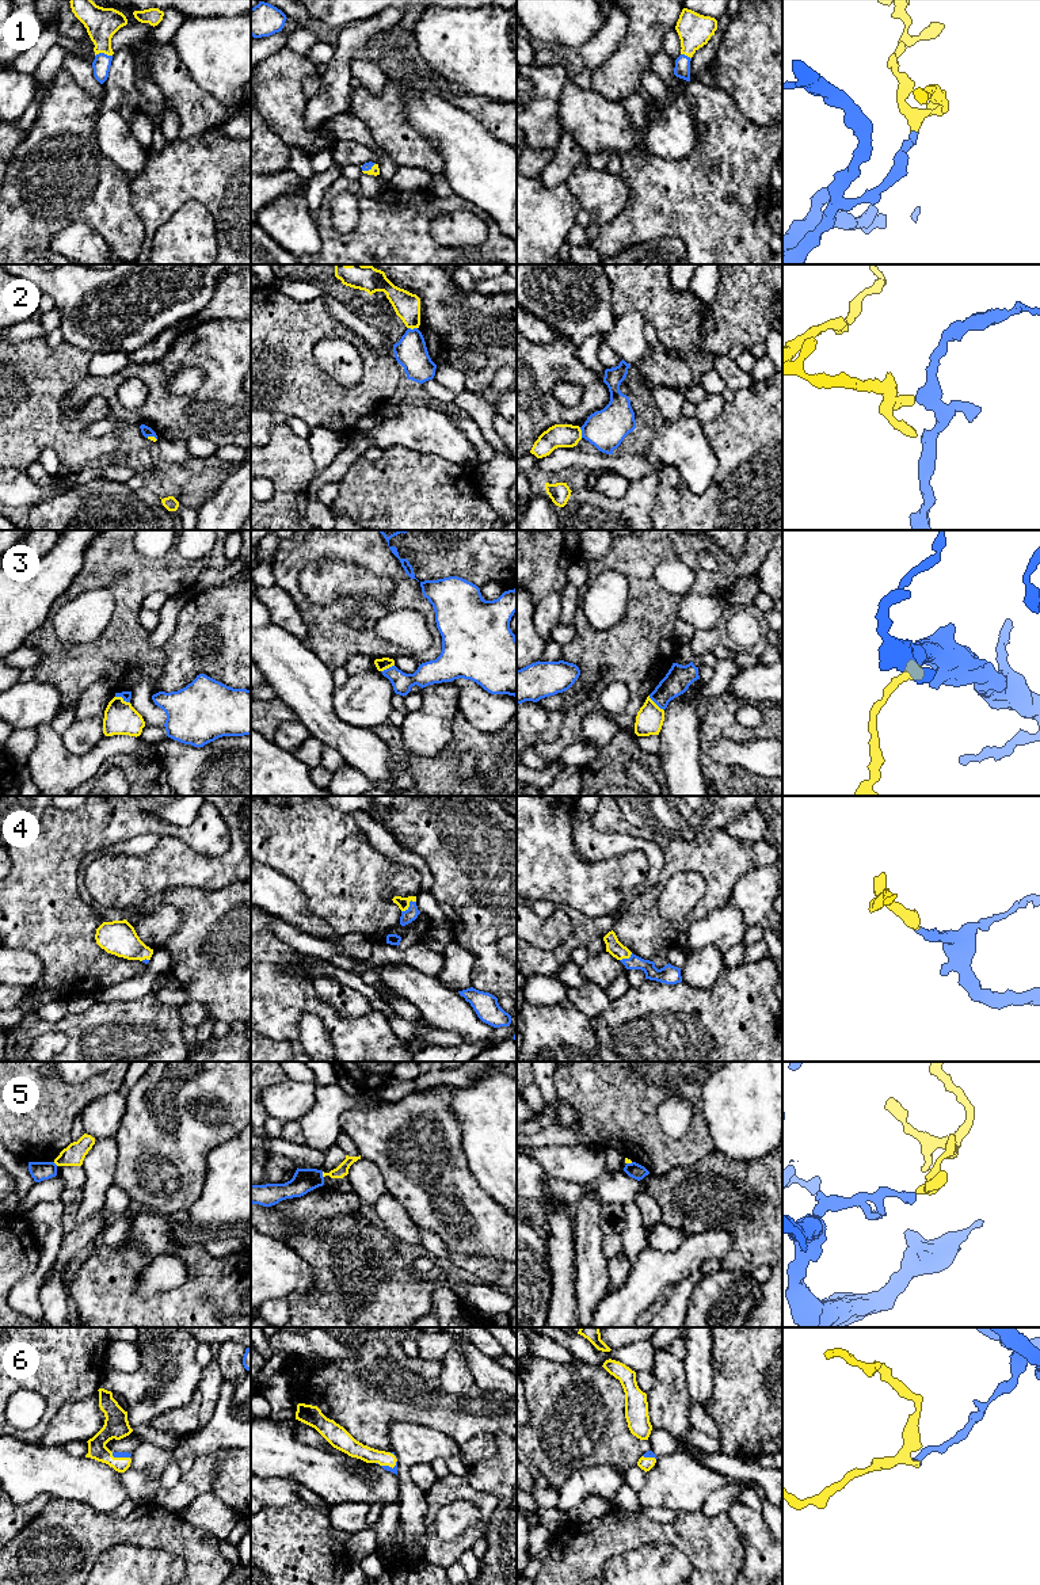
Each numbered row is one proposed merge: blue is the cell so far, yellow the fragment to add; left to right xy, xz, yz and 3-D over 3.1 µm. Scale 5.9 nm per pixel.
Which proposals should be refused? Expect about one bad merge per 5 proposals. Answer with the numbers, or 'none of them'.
2, 5

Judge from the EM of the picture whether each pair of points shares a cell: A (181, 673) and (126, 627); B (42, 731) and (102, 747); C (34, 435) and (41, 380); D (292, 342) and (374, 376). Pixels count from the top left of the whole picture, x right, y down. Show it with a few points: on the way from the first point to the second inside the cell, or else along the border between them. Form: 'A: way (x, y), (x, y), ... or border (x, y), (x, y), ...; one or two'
A: border (163, 648), (166, 667), (159, 679), (160, 690); two
B: way (54, 747), (68, 761), (86, 761); one
C: way (34, 422), (34, 393); one
D: way (303, 366), (328, 392), (350, 392); one

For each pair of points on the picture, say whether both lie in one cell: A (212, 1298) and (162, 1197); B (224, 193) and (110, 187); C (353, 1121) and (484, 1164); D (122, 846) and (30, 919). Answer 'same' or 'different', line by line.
A: different
B: different
C: different
D: different

